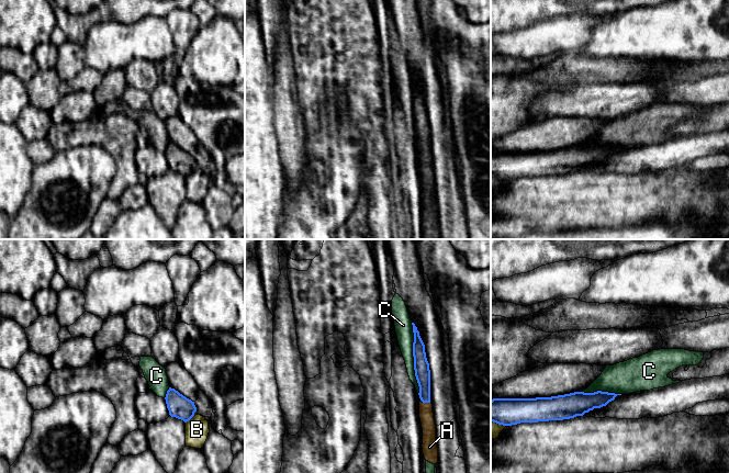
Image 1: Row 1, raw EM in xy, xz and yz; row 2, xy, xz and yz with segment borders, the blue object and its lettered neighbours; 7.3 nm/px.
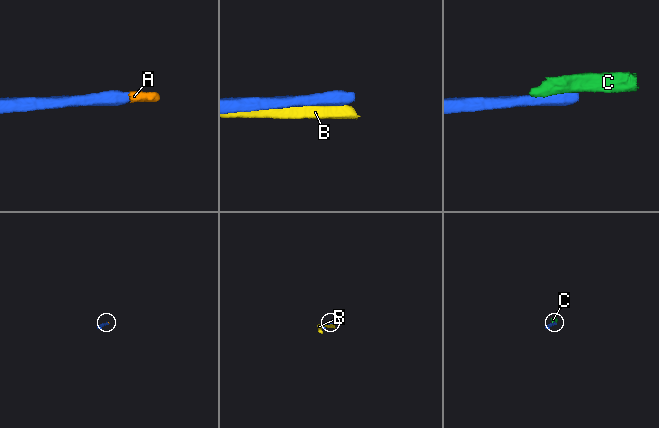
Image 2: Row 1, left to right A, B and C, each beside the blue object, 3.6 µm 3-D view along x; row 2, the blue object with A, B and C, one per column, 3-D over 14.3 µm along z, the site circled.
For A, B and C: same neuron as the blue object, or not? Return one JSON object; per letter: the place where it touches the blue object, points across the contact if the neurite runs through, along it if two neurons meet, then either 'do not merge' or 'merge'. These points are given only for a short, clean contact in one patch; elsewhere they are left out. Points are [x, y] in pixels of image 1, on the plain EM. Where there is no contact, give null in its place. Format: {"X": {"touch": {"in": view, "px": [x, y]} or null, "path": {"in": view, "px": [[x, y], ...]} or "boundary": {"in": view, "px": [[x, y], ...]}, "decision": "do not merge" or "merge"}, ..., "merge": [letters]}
{"A": {"touch": {"in": "xz", "px": [425, 156]}, "path": {"in": "xz", "px": [[422, 122], [425, 156], [426, 169]]}, "decision": "merge"}, "B": {"touch": {"in": "xy", "px": [189, 173]}, "decision": "do not merge"}, "C": {"touch": {"in": "xz", "px": [414, 113]}, "decision": "do not merge"}, "merge": ["A"]}

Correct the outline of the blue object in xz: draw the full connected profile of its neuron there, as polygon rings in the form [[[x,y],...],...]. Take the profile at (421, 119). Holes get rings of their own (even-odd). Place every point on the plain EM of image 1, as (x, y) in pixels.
[[[414,77],[413,111],[415,131],[419,140],[419,172],[423,182],[423,209],[426,215],[436,218],[438,216],[438,202],[436,198],[436,179],[430,157],[430,124],[426,112],[425,99]]]

